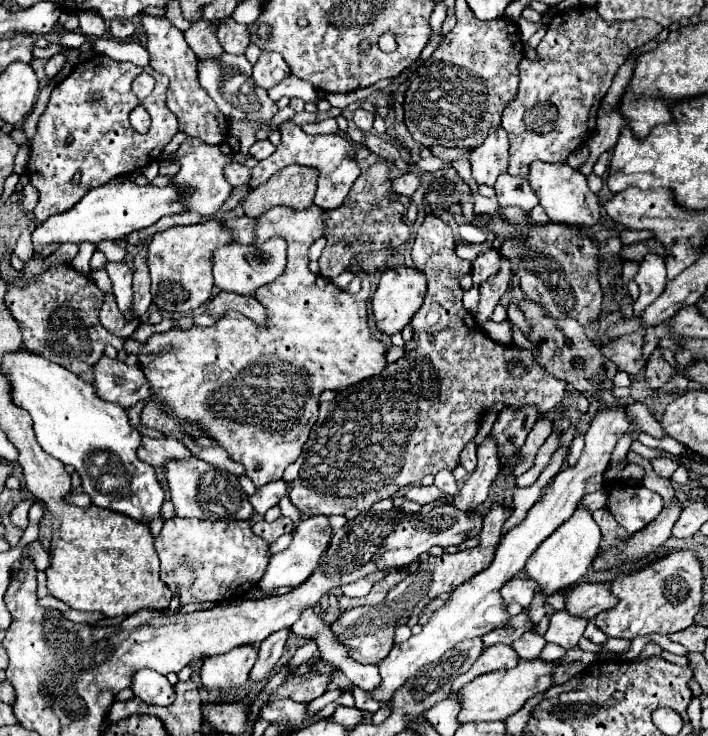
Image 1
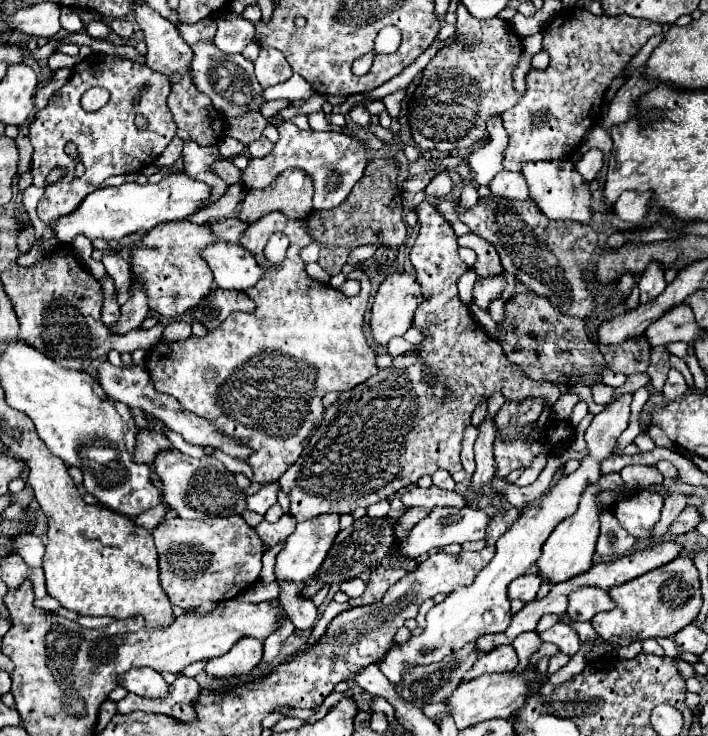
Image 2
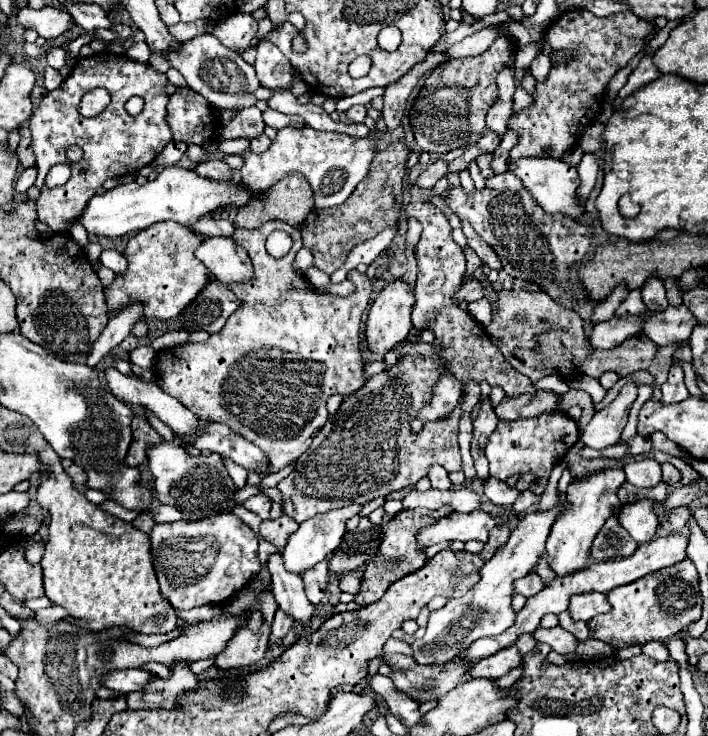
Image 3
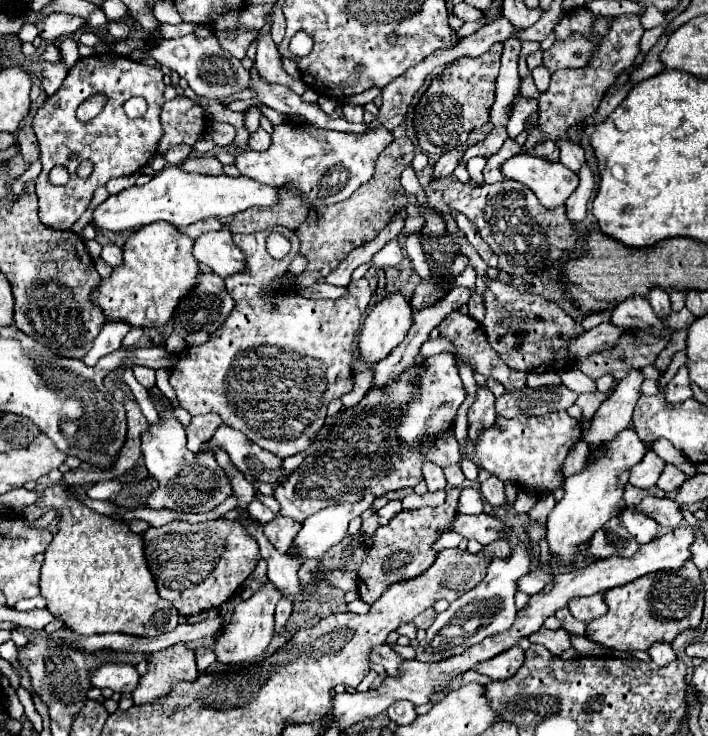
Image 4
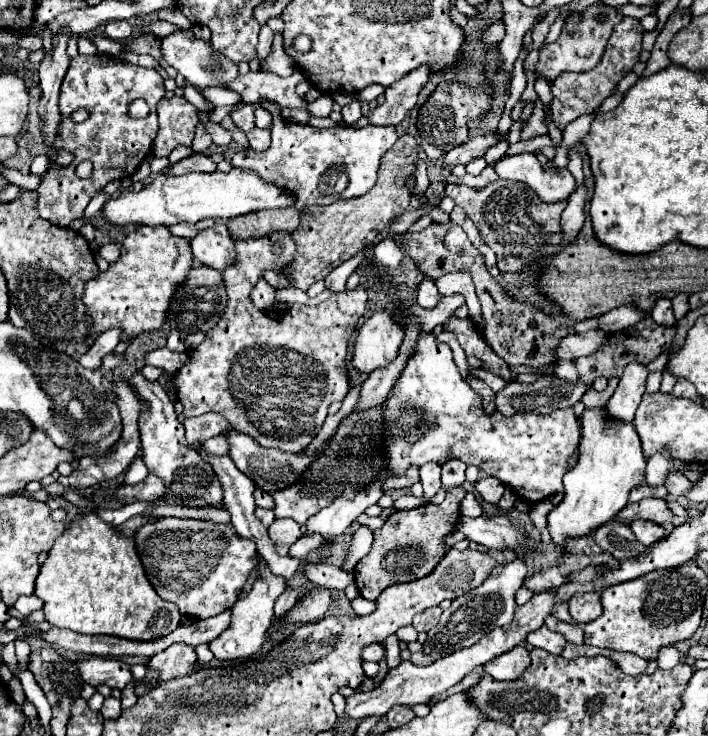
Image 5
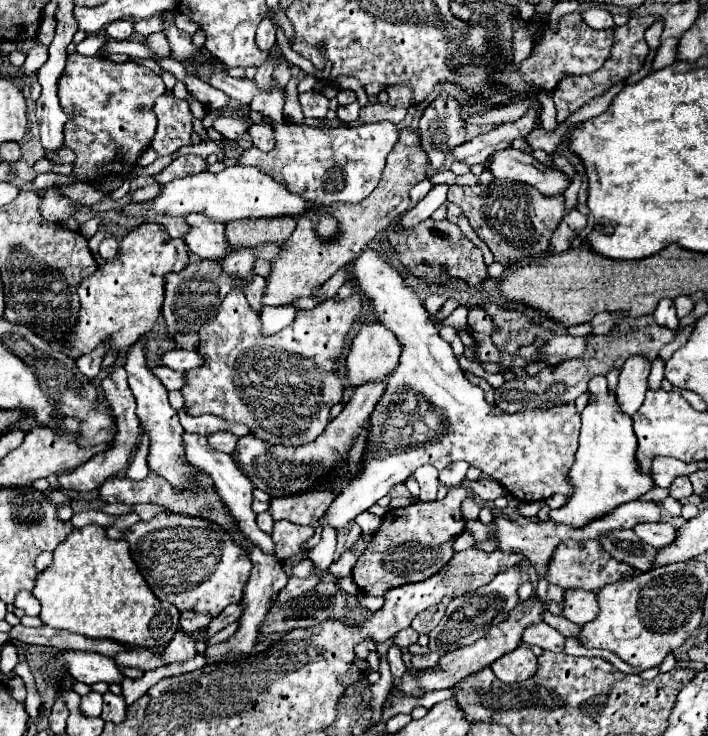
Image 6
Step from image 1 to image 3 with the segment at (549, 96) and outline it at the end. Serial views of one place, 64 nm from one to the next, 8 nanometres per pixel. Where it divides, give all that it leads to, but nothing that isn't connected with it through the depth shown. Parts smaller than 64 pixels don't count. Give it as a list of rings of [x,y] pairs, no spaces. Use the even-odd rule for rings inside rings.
[[[574,8],[574,10],[564,10],[558,14],[558,18],[554,20],[554,24],[546,30],[544,40],[550,42],[550,46],[554,50],[572,50],[576,52],[574,60],[570,64],[558,64],[550,70],[548,80],[542,84],[536,84],[536,90],[532,92],[534,96],[534,104],[524,110],[518,116],[512,116],[508,122],[508,128],[514,130],[518,134],[518,144],[512,148],[510,152],[510,160],[514,162],[522,156],[552,156],[552,158],[560,158],[564,150],[572,148],[580,134],[584,132],[584,128],[594,120],[592,110],[590,108],[600,108],[600,106],[592,106],[596,104],[596,100],[600,98],[600,94],[604,92],[606,84],[610,82],[610,78],[624,68],[644,46],[644,38],[654,30],[654,26],[646,20],[640,20],[638,16],[632,16],[632,12],[620,12],[620,14],[610,14],[606,18],[598,18],[592,12],[584,10],[584,8]],[[544,148],[552,148],[552,154],[546,154]]]

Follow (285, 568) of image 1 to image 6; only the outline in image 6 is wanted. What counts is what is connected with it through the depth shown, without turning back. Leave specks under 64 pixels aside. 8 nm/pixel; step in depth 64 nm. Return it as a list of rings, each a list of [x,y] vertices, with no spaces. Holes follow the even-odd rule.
[[[364,250],[352,262],[352,276],[356,280],[358,290],[366,296],[372,306],[374,320],[384,324],[402,346],[402,356],[394,372],[386,382],[386,392],[378,400],[376,408],[370,414],[370,426],[366,436],[366,452],[360,464],[360,476],[354,476],[344,488],[342,494],[332,502],[326,514],[320,518],[320,524],[344,528],[354,520],[360,512],[368,510],[376,504],[382,496],[386,496],[396,484],[404,482],[416,468],[424,464],[432,464],[436,470],[444,470],[450,462],[466,460],[468,464],[480,468],[486,476],[500,482],[514,498],[520,502],[536,502],[546,500],[554,494],[572,492],[572,484],[568,484],[568,472],[574,462],[574,454],[578,448],[578,437],[581,427],[580,413],[574,402],[560,404],[548,410],[524,410],[506,414],[498,406],[490,406],[484,398],[480,386],[474,386],[466,380],[452,346],[440,338],[436,324],[432,322],[430,314],[424,308],[422,298],[406,286],[400,272],[386,260],[386,256],[378,250]]]

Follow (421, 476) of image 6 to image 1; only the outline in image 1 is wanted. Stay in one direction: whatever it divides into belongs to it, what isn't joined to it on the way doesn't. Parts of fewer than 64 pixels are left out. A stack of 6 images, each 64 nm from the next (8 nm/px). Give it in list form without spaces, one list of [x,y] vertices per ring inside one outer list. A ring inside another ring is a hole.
[[[440,470],[436,476],[434,476],[434,486],[438,486],[442,492],[446,492],[448,496],[454,496],[458,492],[458,484],[452,476],[450,470]]]

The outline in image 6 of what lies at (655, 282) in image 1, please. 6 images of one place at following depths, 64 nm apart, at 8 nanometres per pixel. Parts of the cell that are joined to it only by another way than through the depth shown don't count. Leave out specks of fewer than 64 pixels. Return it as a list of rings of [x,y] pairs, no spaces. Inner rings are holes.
[[[660,300],[656,312],[654,312],[654,320],[660,324],[660,326],[666,326],[670,330],[678,330],[680,322],[676,318],[676,308],[674,308],[674,302],[672,300]]]

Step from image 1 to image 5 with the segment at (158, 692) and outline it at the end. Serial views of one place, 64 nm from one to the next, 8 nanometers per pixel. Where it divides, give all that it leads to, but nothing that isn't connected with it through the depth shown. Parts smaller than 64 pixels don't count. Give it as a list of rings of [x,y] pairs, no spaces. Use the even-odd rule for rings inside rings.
[[[78,658],[76,664],[80,664],[80,676],[86,684],[98,686],[98,684],[108,684],[110,688],[124,688],[132,680],[130,666],[122,660],[116,658]]]

